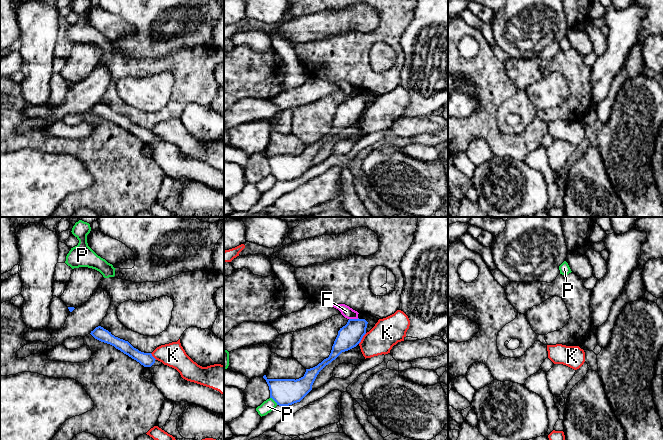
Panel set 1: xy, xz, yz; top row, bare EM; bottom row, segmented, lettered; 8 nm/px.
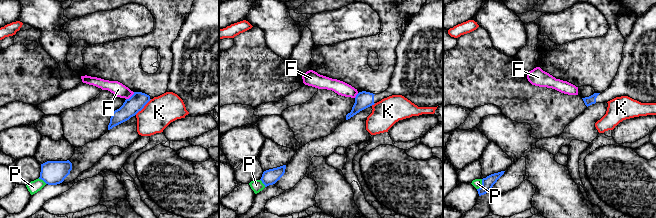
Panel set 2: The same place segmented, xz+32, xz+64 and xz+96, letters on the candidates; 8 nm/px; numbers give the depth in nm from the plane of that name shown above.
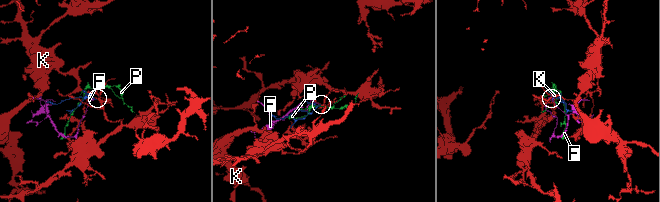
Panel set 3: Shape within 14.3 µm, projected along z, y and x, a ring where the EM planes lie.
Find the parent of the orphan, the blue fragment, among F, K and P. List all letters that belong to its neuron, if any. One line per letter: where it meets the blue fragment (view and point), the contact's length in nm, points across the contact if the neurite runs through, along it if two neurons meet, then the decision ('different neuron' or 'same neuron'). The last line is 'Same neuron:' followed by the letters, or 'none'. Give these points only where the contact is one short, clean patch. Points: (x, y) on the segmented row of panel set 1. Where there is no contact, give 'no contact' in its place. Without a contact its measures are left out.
F: meets blue in xz at (353, 319); contact 80 nm long; border along xz (358, 318), (349, 319); different neuron
K: meets blue in xz at (362, 337); contact 110 nm long; border along xz (366, 333), (358, 343); different neuron
P: meets blue in xz at (274, 400); contact 90 nm long; different neuron
Same neuron: none

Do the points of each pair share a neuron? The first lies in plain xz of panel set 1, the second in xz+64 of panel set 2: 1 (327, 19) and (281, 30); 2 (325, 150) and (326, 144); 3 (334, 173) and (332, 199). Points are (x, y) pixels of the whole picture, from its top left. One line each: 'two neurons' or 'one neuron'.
1: two neurons
2: one neuron
3: two neurons

